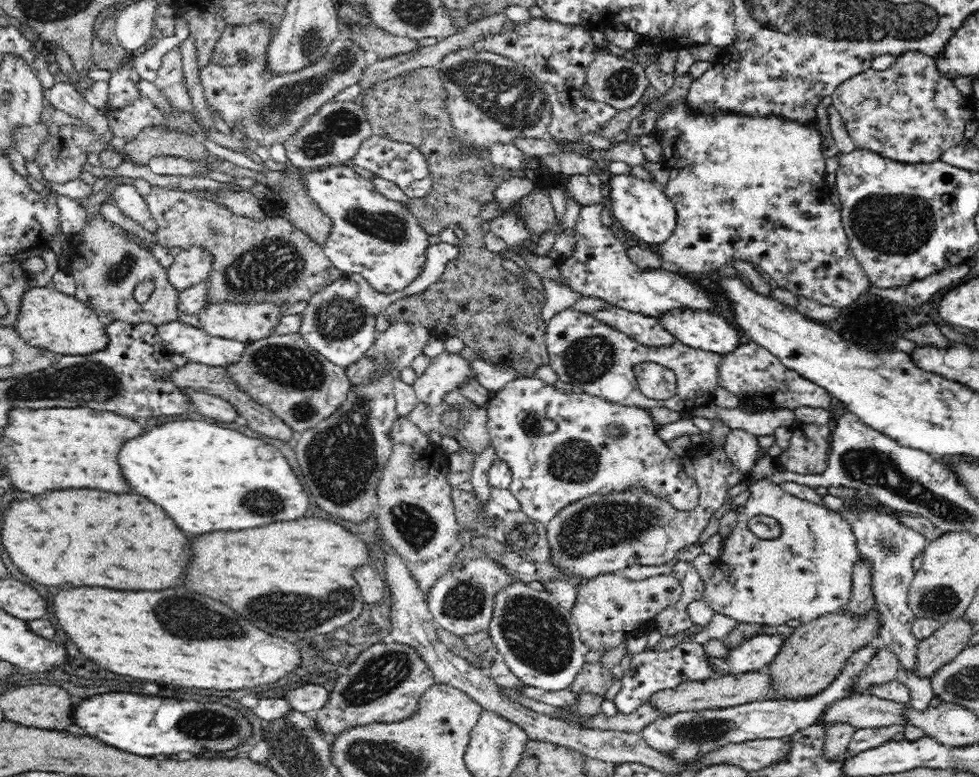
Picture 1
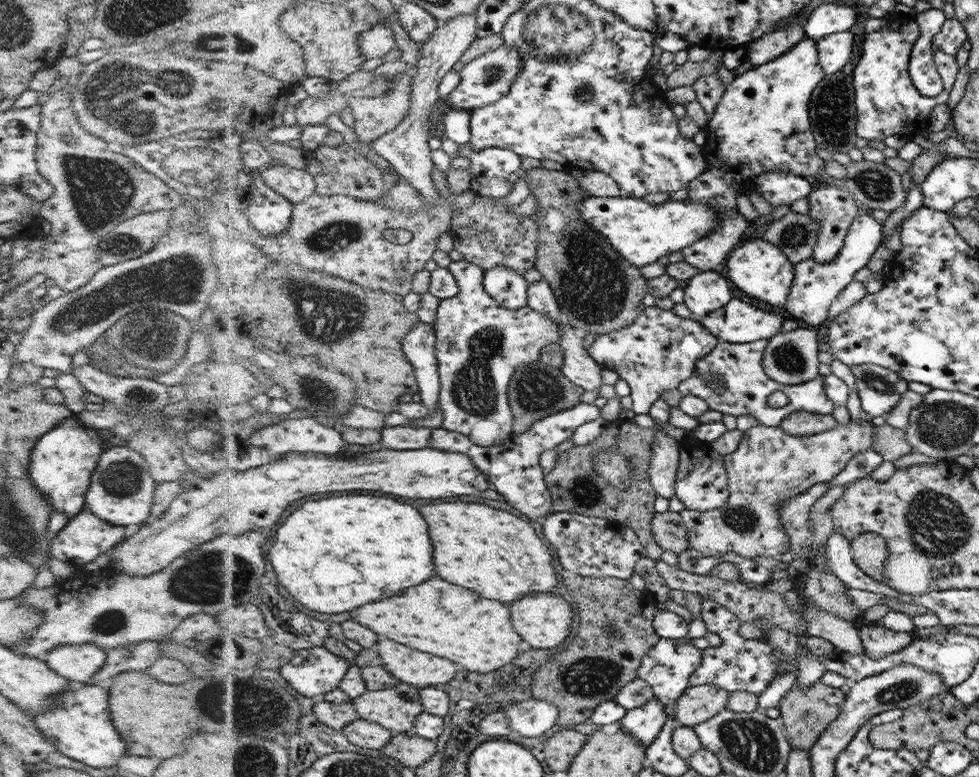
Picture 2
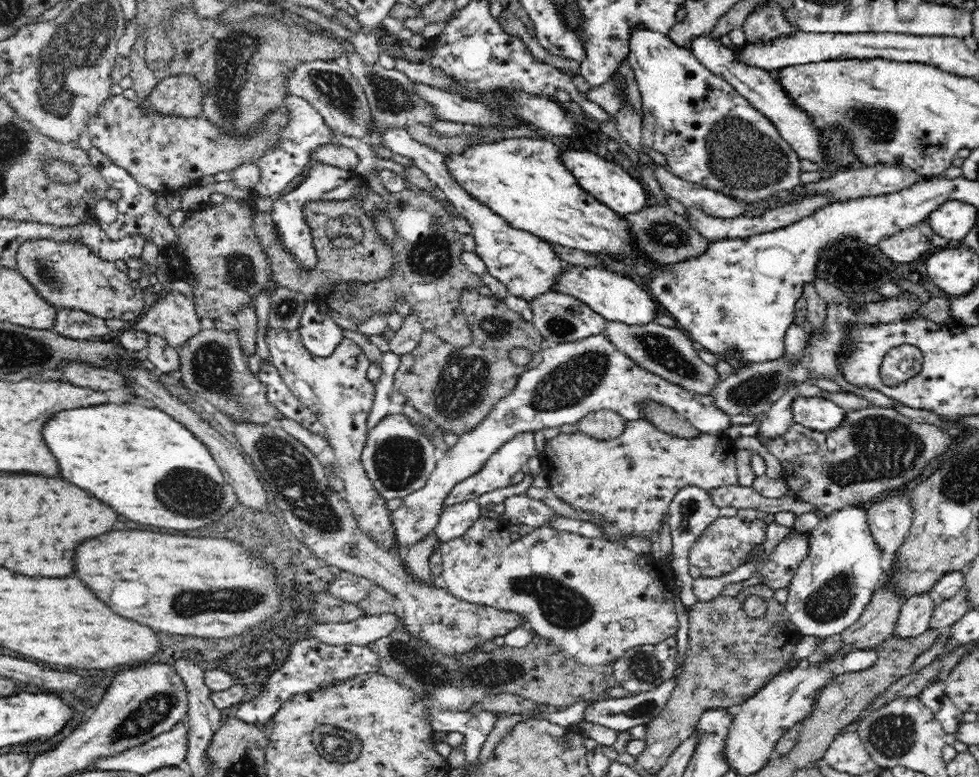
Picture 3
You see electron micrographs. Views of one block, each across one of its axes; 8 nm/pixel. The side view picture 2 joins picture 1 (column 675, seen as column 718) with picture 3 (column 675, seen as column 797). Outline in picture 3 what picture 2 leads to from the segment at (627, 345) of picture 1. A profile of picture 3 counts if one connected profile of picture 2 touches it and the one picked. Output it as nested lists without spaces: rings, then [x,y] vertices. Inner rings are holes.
[[[604,333],[576,342],[551,344],[540,354],[538,364],[523,372],[514,390],[498,401],[474,430],[459,435],[456,444],[443,451],[426,484],[405,496],[400,507],[392,512],[396,538],[401,547],[410,548],[422,539],[434,536],[444,502],[452,488],[476,474],[490,455],[517,434],[544,427],[576,424],[588,413],[602,409],[616,411],[628,421],[640,420],[646,417],[648,404],[667,406],[702,433],[723,434],[731,425],[730,415],[716,408],[712,396],[690,392],[648,372],[648,369],[624,354]]]

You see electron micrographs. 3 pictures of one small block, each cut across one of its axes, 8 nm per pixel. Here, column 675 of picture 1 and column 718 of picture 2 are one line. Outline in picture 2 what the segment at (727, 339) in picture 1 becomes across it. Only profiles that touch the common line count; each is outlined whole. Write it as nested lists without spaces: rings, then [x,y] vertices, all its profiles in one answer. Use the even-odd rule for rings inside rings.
[[[733,298],[726,306],[707,314],[700,321],[718,339],[731,343],[767,340],[781,332],[788,318],[784,314],[762,310],[748,300]]]

